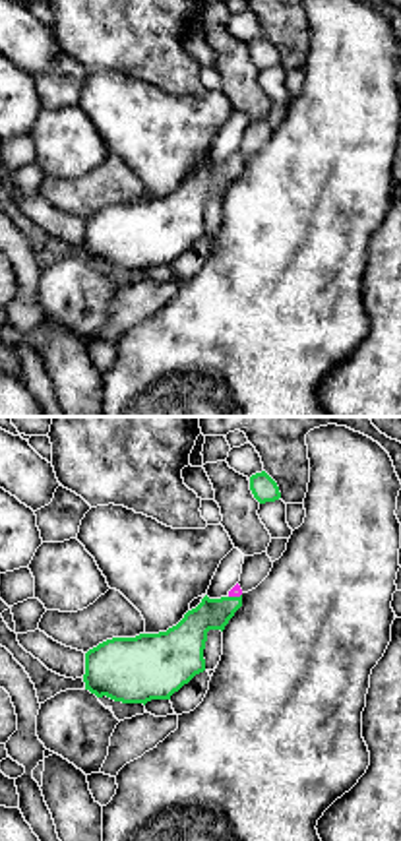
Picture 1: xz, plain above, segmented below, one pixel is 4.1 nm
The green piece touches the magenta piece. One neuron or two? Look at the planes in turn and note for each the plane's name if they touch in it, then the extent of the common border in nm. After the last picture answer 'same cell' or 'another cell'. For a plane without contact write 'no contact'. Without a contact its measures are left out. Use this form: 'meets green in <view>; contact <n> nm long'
meets green in xz; contact 60 nm long

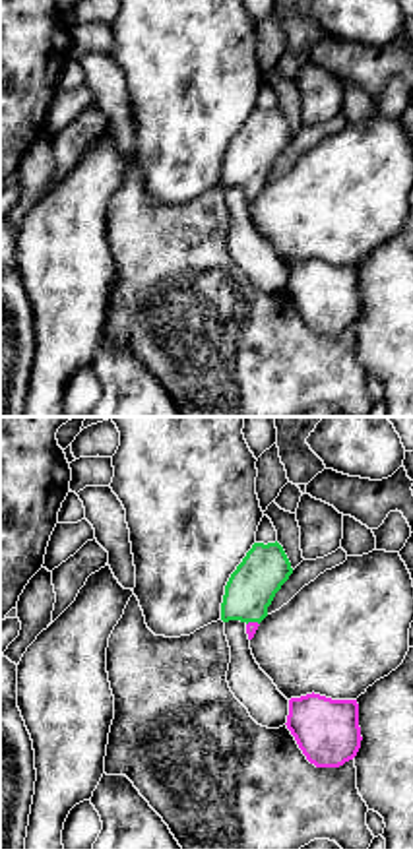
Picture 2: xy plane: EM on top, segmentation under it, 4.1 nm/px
meets green in xy; contact 60 nm long

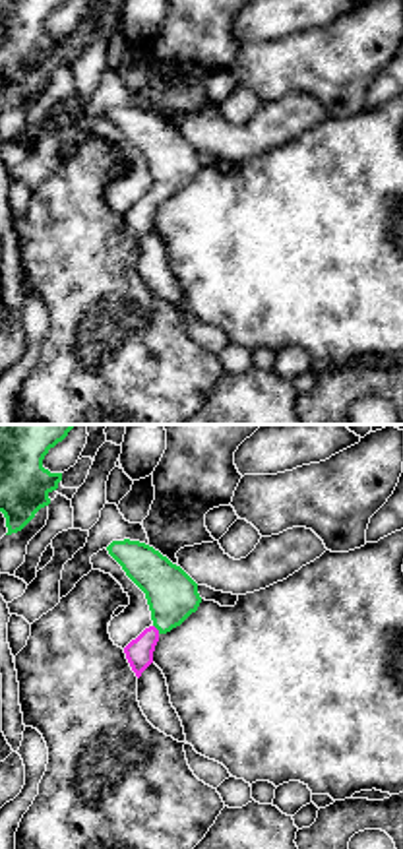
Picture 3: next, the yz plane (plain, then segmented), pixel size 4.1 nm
meets green in yz; contact 50 nm long

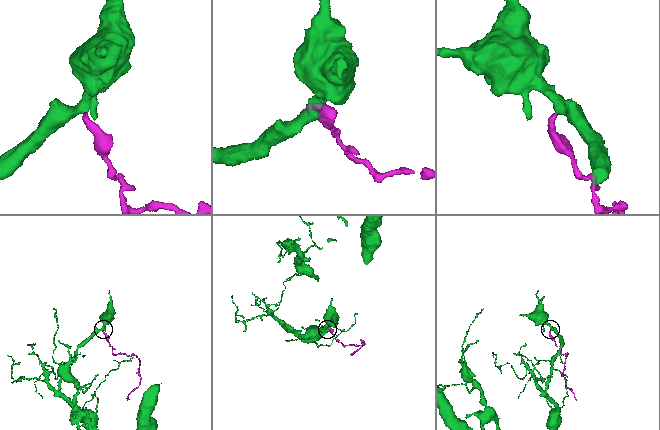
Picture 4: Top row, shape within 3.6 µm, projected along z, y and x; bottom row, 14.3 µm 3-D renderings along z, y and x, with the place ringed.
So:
same cell

